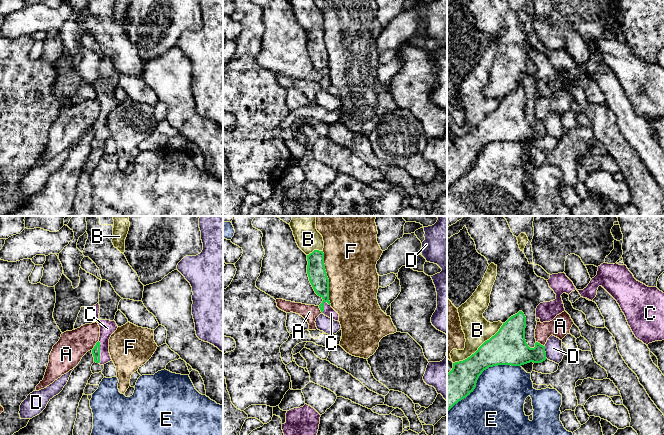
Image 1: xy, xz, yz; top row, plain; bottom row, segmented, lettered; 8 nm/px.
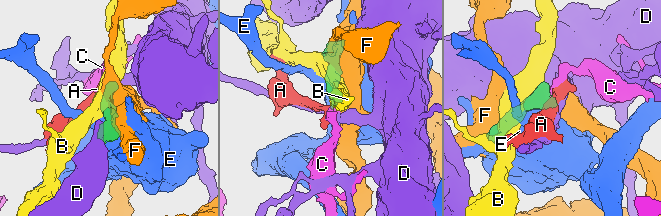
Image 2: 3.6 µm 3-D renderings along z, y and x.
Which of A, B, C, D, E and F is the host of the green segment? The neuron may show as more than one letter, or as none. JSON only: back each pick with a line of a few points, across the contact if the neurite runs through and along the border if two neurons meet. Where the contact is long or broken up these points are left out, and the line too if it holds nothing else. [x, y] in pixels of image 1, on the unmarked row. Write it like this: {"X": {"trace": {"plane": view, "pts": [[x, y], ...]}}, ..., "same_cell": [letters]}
{"C": {"trace": {"plane": "xy", "pts": [[96, 126], [99, 128], [107, 104]]}}, "same_cell": ["C"]}

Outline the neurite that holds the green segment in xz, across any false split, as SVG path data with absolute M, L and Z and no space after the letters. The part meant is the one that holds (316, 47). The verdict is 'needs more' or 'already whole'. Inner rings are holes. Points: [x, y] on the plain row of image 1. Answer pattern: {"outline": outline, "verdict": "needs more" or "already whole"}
{"outline": "M314 26L307 31L307 37L309 57L315 69L323 75L319 81L322 90L332 96L339 97L339 90L331 83L329 77L329 55L325 46L323 27Z", "verdict": "needs more"}

